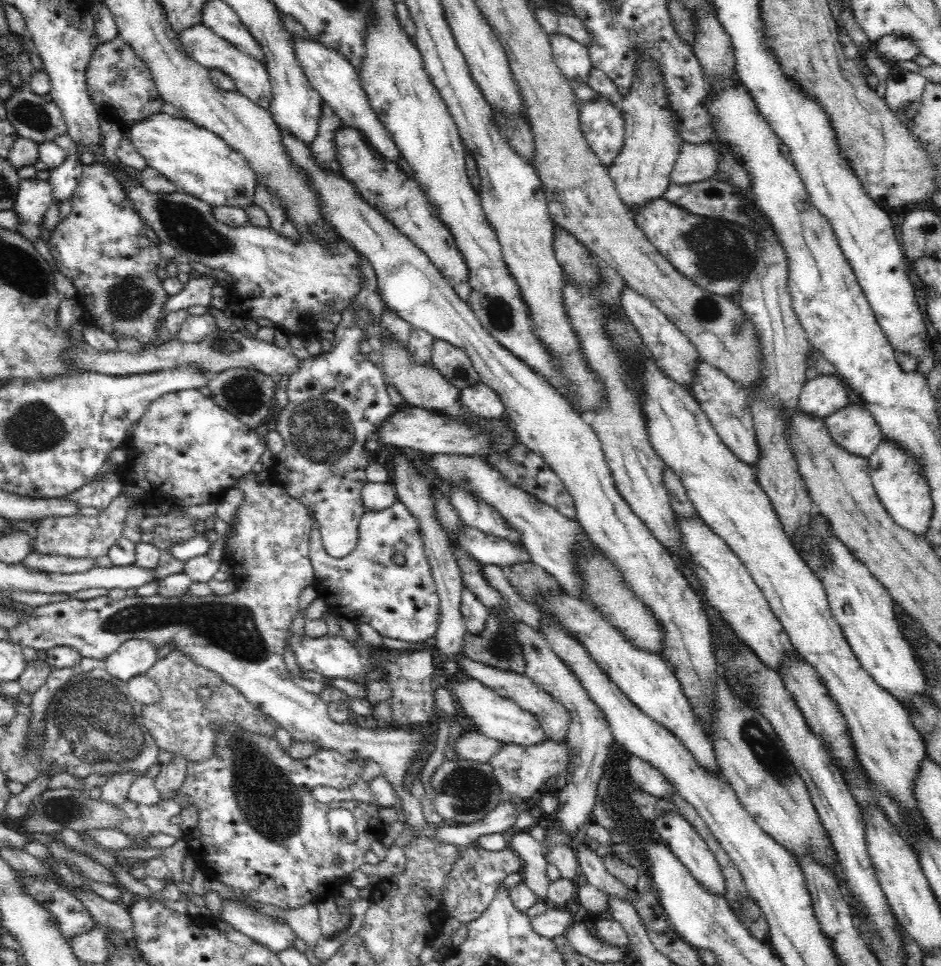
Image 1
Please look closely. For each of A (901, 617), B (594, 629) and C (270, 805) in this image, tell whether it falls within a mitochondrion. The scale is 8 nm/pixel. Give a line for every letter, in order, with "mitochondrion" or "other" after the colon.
A: other
B: other
C: mitochondrion

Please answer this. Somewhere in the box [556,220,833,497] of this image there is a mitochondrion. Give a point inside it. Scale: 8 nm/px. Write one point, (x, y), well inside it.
(632, 367)

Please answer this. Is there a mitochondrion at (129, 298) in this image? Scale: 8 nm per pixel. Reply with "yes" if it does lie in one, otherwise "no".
yes

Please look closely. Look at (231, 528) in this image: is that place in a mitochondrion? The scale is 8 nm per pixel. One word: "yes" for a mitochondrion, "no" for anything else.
no

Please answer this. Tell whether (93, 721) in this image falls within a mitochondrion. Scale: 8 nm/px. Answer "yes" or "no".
yes

